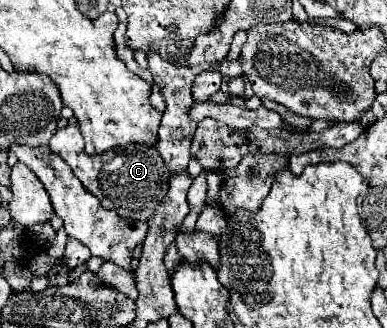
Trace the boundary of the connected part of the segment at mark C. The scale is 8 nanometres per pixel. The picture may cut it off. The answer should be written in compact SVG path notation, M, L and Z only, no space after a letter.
M69 124L61 130L57 130L49 142L51 150L65 158L65 162L71 166L73 174L81 180L81 184L97 196L103 208L115 210L123 218L129 220L141 220L147 222L153 218L157 206L163 202L169 190L169 168L161 154L157 152L155 144L129 144L123 148L107 150L99 156L89 156L85 152L83 136L79 132L79 124Z

